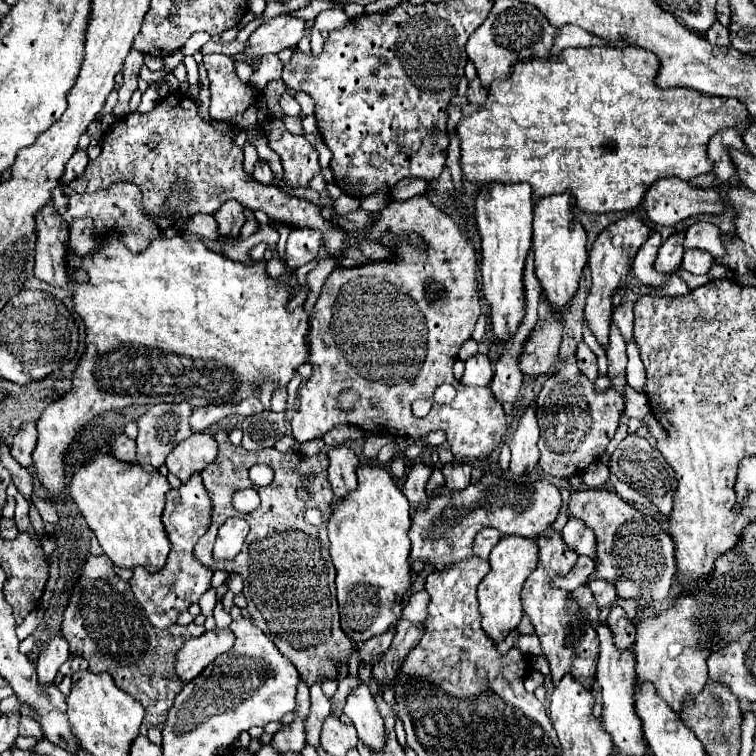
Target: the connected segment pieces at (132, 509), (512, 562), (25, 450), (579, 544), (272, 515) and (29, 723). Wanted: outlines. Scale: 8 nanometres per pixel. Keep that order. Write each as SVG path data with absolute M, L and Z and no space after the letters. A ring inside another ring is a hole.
M112 453L96 455L86 467L74 473L70 483L72 499L114 565L130 571L140 565L148 569L148 573L160 571L170 553L170 541L162 525L164 495L168 491L168 479L154 467L138 463L122 465L120 461L114 461Z
M508 535L498 541L488 561L490 561L490 573L478 585L478 603L482 613L482 629L494 643L500 643L522 619L520 593L522 593L524 581L538 565L538 545L534 539Z
M26 423L14 435L14 441L10 445L10 453L22 467L30 467L32 465L34 447L36 447L36 425L34 423Z
M576 517L568 519L566 527L562 529L562 539L564 539L566 543L570 543L572 549L576 549L578 555L588 555L588 557L596 559L594 533L592 533L592 529L588 529L580 519L576 519Z
M218 431L216 435L214 435L214 439L218 441L218 461L214 461L214 465L208 465L200 475L202 475L202 479L204 479L204 485L206 485L206 491L208 491L208 495L210 495L210 499L212 499L212 515L210 515L210 527L208 527L208 531L206 531L206 535L194 545L194 555L196 555L196 559L202 563L202 565L206 565L208 569L212 569L212 571L216 571L216 569L220 569L220 571L226 571L226 573L236 573L236 575L240 575L242 577L242 583L244 583L244 597L246 597L246 601L248 601L248 607L246 607L246 611L248 611L248 615L254 619L254 623L274 641L274 645L280 649L280 653L282 655L286 655L292 663L294 663L294 667L300 671L300 675L302 675L302 679L304 679L304 683L308 685L308 687L312 687L314 683L318 683L320 679L336 679L338 677L338 665L348 665L348 659L350 659L350 655L352 655L352 651L354 651L354 645L350 645L350 639L342 633L342 629L340 629L340 617L338 617L338 603L336 603L336 589L334 589L334 577L336 577L336 569L334 569L334 563L332 563L332 559L330 559L330 553L328 553L328 521L330 521L330 513L332 513L332 503L334 503L334 493L332 493L332 487L330 487L330 483L328 483L328 455L326 453L318 453L318 455L314 455L314 457L306 457L306 455L302 455L302 453L280 453L280 451L276 451L276 449L260 449L258 453L250 453L250 451L246 451L246 449L242 449L242 447L236 447L236 445L232 445L230 443L230 439L228 439L228 433L224 433L224 431ZM256 463L266 463L266 465L270 465L272 469L274 469L274 473L276 473L276 477L274 477L274 481L272 481L272 485L268 485L266 489L262 489L262 487L254 487L252 485L252 481L250 481L250 477L248 477L248 469L252 467L252 465L256 465ZM246 487L254 487L256 491L258 491L258 495L260 495L260 499L262 499L262 503L260 503L260 507L258 509L254 509L252 513L246 513L246 515L240 515L240 513L236 513L236 509L232 507L232 495L236 493L236 491L240 491L240 489L246 489ZM308 487L308 491L310 491L310 499L308 501L302 501L302 499L298 499L298 495L296 495L296 491L299 488ZM310 507L316 507L316 509L320 509L322 511L322 523L320 525L310 525L310 523L306 523L306 519L304 519L304 513L306 513L306 509L310 509ZM236 515L240 515L242 519L246 519L248 521L248 525L250 525L250 533L248 533L248 537L246 537L246 543L244 543L244 547L242 547L242 551L238 553L238 557L234 559L234 561L214 561L212 559L212 547L214 547L214 539L216 539L216 531L218 531L218 527L226 521L226 519L230 519L230 517L236 517Z
M22 717L20 719L20 735L42 739L42 729L40 729L40 725L32 717Z

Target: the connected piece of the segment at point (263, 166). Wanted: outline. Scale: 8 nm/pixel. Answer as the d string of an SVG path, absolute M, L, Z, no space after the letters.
M258 159L256 167L254 167L254 179L256 179L256 181L262 181L262 183L272 183L274 175L272 175L272 171L270 171L270 167L268 167L266 161Z

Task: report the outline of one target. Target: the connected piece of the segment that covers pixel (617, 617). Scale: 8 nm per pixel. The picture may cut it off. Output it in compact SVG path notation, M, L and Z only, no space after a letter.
M614 607L606 619L606 625L610 627L612 631L612 639L614 639L614 645L624 651L628 647L634 645L634 635L636 635L636 623L634 621L628 621L624 617L624 609L620 607Z

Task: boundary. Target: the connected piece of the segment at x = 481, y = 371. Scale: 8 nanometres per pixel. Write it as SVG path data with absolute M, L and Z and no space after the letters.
M478 353L478 355L474 355L472 359L466 361L466 371L464 371L464 377L462 377L460 383L488 387L492 383L492 377L494 377L494 371L492 371L488 357Z

